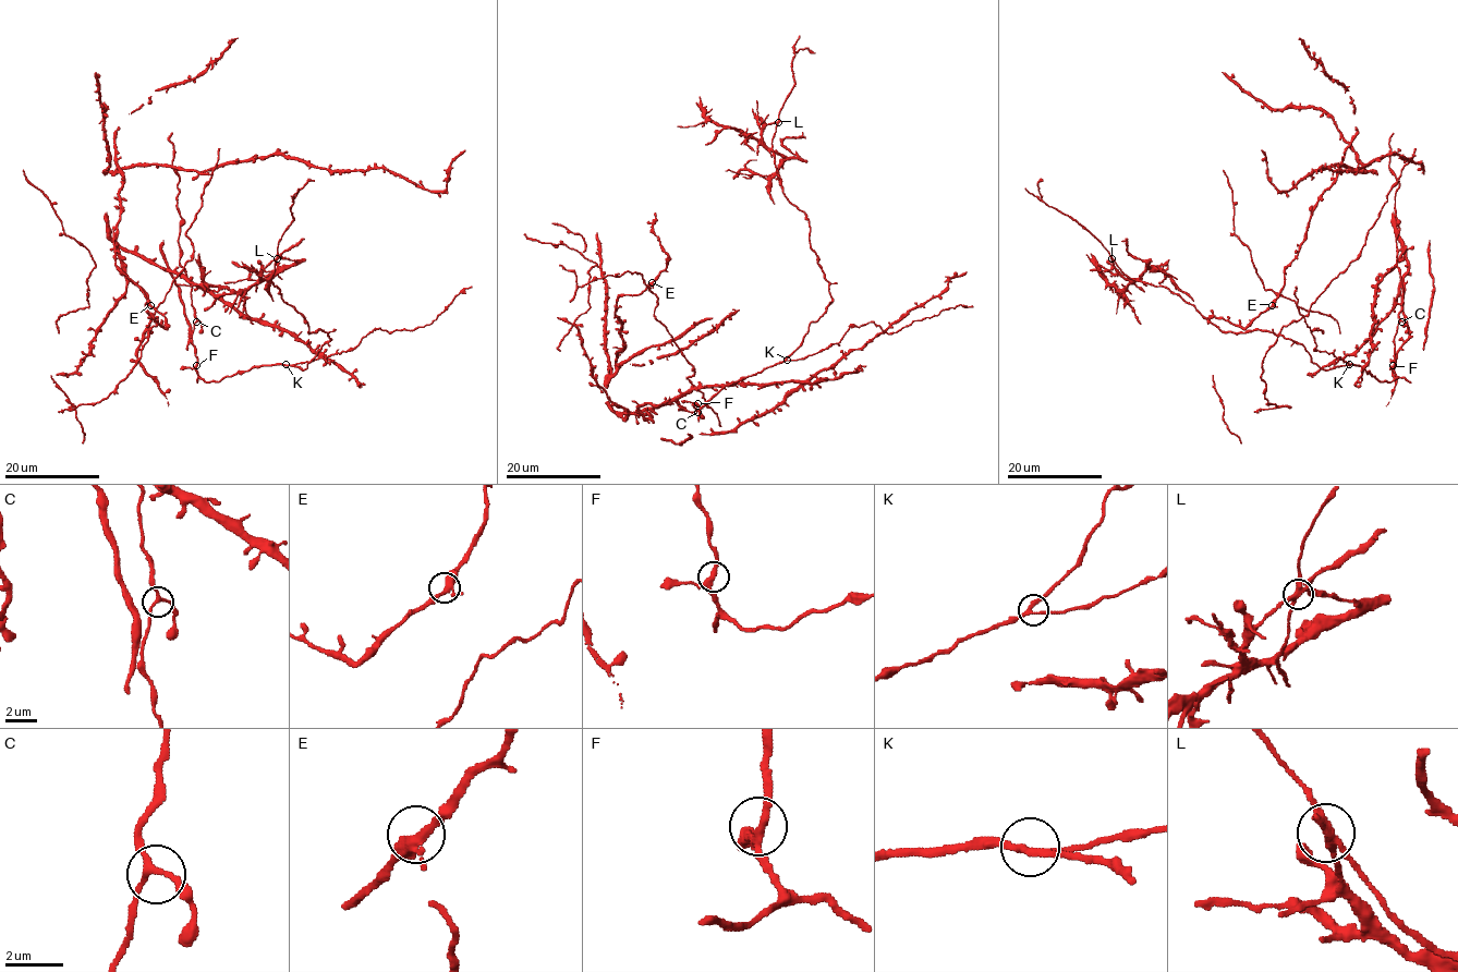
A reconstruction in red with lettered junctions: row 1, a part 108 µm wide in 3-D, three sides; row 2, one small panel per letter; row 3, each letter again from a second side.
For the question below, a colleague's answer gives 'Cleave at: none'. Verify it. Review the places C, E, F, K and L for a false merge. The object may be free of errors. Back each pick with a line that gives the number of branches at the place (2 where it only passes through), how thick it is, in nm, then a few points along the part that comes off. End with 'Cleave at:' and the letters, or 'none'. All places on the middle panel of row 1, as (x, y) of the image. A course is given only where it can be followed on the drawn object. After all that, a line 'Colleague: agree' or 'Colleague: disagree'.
L: 3 branches meet; 280 nm thick; foreign part runs (778, 121), (768, 124), (762, 135), (763, 143), (782, 157), (781, 166), (770, 177), (725, 170)
Cleave at: L
Colleague: disagree

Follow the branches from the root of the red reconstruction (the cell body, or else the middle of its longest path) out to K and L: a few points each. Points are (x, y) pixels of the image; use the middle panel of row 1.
K: (687, 411), (693, 413), (697, 409), (693, 404), (702, 406), (726, 386), (787, 360)
L: (687, 411), (784, 362), (831, 301), (810, 220), (785, 195), (776, 171), (772, 140), (778, 121)

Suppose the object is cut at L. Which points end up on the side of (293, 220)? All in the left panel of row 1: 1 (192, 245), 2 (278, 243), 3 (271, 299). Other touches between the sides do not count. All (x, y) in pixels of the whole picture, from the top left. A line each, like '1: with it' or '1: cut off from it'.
1: with it
2: with it
3: cut off from it

